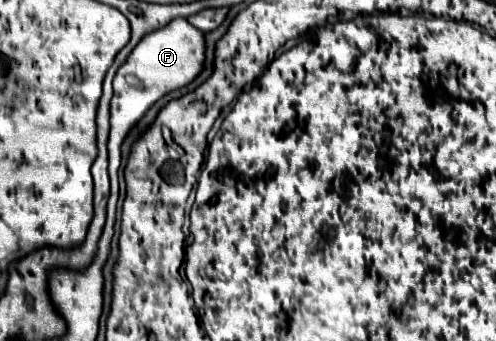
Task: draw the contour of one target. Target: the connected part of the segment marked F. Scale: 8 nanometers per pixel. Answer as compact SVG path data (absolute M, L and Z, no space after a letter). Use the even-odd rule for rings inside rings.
M176 18L164 28L158 28L146 34L138 46L130 52L126 64L116 72L114 78L114 96L110 102L110 182L112 192L108 200L106 224L116 220L116 202L118 202L118 168L120 168L120 146L130 134L130 130L144 118L144 114L166 94L188 86L202 70L206 60L206 42L204 32L194 28L186 18Z

